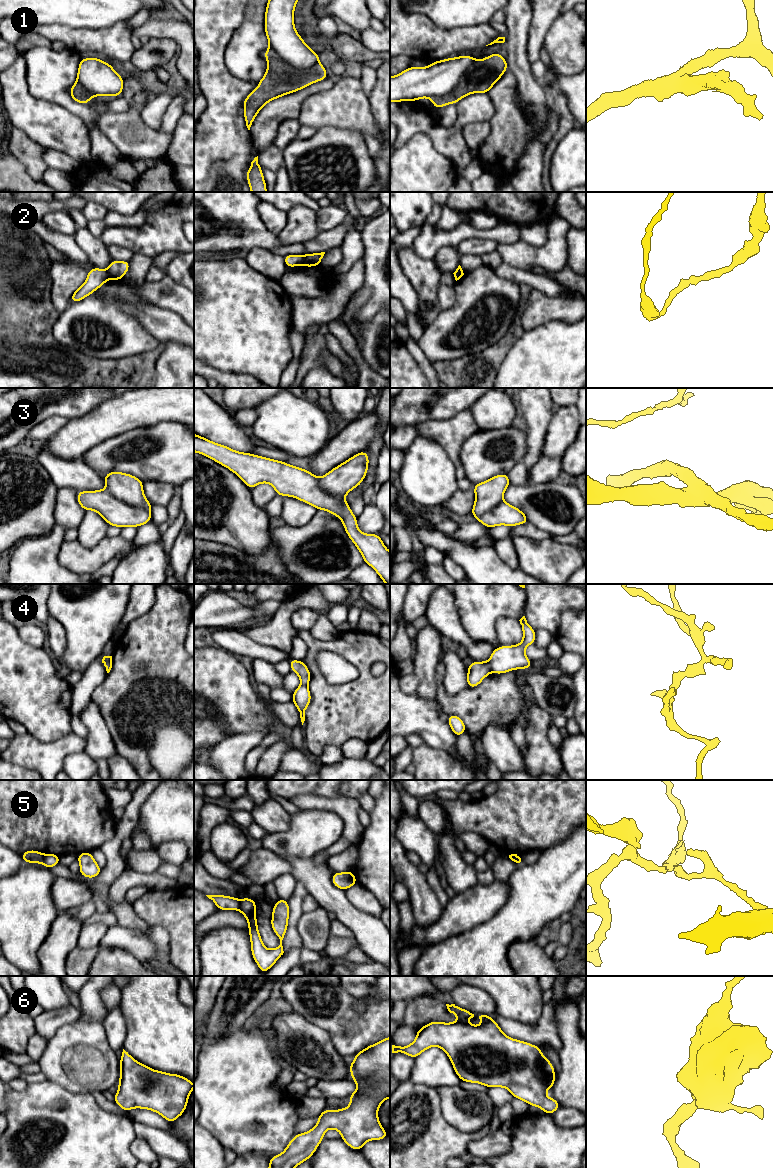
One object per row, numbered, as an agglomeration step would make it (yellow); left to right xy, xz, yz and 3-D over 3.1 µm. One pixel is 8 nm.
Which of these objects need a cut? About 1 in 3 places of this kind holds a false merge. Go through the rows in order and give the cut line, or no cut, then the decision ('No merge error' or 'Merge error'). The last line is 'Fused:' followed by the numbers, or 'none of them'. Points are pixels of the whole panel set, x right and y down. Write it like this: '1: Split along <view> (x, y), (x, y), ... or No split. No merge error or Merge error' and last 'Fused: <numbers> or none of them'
1: Split along yz (476, 59), (449, 92), (431, 99). Merge error
2: Split along xz (304, 255), (301, 263). Merge error
3: Split along xy (105, 489), (120, 500), (149, 511). Merge error
4: Split along yz (488, 661), (491, 670). Merge error
5: Split along xz (240, 900), (240, 907), (238, 909). Merge error
6: No split. No merge error
Fused: 1, 2, 3, 4, 5

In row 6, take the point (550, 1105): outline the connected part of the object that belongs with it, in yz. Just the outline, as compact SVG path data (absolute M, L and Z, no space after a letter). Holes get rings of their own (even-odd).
M455 1004L446 1006L450 1013L457 1015L457 1022L432 1021L417 1029L417 1036L410 1045L392 1045L392 1053L401 1052L415 1059L426 1049L436 1046L446 1052L461 1081L479 1083L488 1088L504 1087L514 1098L537 1106L547 1114L553 1114L560 1108L554 1097L546 1096L546 1090L553 1088L556 1076L553 1065L542 1054L540 1047L506 1036L496 1021L490 1018L492 1015L471 1013ZM467 1018L480 1018L483 1023L474 1026L465 1022Z

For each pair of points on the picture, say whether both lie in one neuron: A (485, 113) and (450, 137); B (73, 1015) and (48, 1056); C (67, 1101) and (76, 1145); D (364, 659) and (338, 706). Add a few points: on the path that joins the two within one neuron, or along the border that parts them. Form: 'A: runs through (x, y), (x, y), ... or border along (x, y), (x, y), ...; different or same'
A: runs through (475, 113), (470, 113), (457, 127); same
B: border along (79, 1017), (70, 1023), (62, 1025), (50, 1038); different
C: runs through (67, 1112), (67, 1134); same
D: runs through (364, 671), (364, 680), (350, 694); same

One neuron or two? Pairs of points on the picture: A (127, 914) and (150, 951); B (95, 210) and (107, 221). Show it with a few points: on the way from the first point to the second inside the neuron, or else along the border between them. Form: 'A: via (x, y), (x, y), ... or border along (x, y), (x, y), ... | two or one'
A: border along (117, 924), (140, 930), (155, 945) | two
B: border along (108, 211), (102, 218), (88, 221) | two

